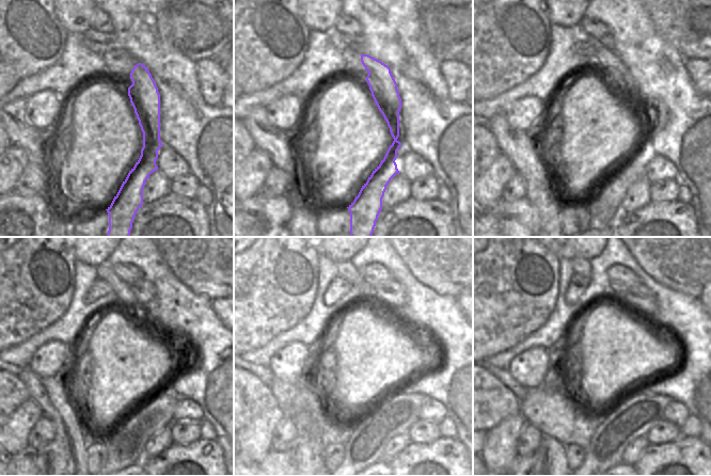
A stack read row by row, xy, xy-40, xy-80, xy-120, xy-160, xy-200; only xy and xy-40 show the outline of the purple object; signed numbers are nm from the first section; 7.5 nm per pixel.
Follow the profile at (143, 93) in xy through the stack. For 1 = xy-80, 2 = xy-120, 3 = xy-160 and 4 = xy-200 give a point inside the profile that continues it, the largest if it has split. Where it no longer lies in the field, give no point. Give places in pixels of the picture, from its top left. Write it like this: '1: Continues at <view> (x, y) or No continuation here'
1: Continues at xy-80 (617, 73)
2: Continues at xy-120 (125, 299)
3: Continues at xy-160 (345, 269)
4: Continues at xy-200 (580, 266).

